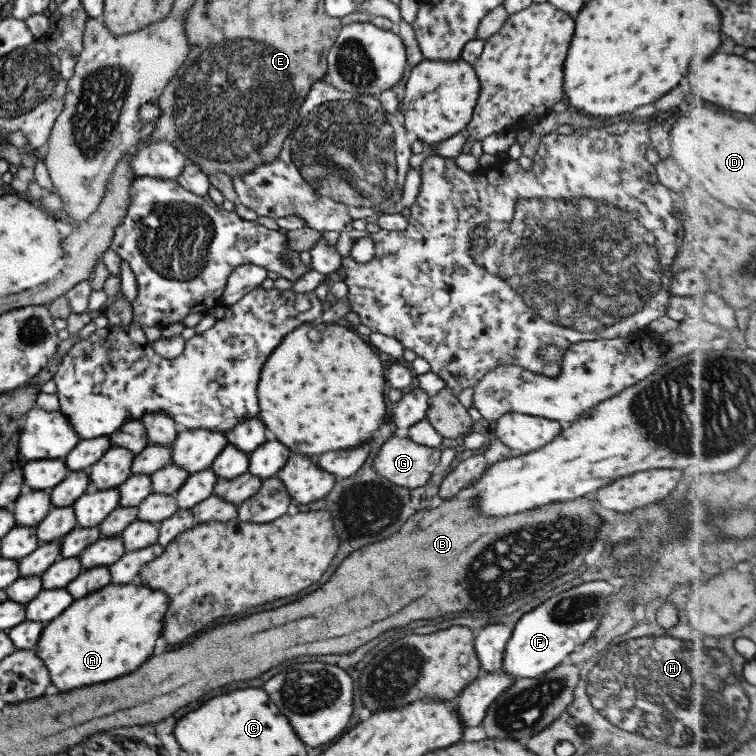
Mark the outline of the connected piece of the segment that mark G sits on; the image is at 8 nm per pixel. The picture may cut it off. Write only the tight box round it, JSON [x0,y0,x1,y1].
[373,436,440,488]

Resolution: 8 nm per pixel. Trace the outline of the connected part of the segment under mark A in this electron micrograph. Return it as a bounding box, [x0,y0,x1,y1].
[35,584,167,692]

